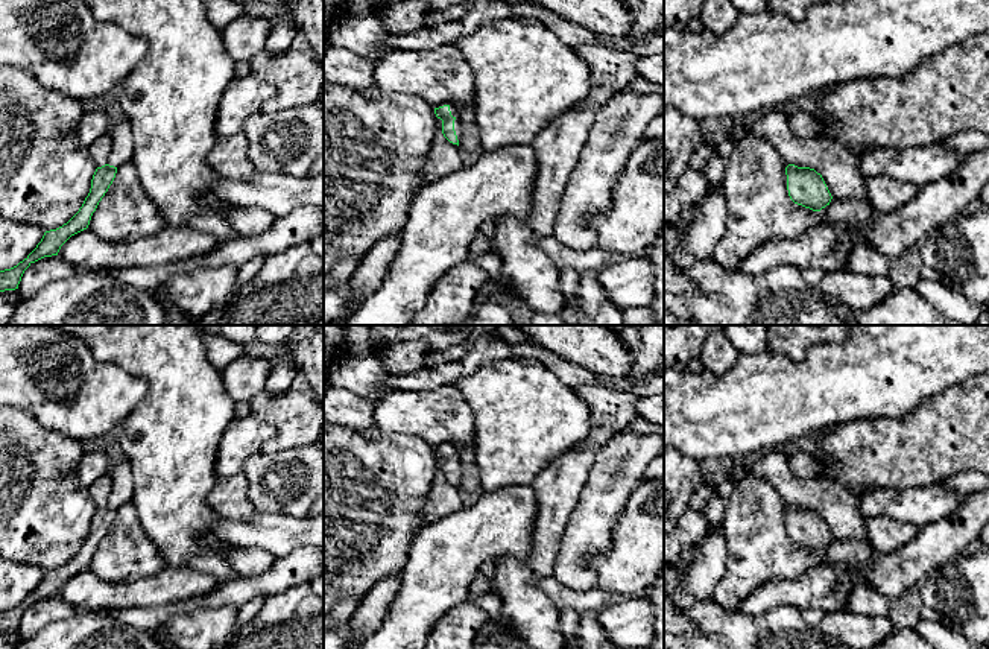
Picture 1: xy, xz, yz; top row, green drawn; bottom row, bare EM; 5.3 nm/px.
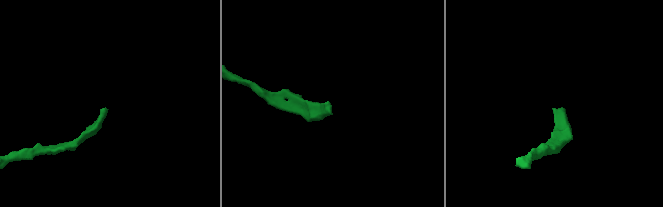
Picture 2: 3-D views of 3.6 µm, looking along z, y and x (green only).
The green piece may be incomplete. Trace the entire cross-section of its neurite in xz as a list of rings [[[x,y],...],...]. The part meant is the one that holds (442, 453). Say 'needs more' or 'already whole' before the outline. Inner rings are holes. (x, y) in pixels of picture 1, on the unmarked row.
needs more; [[[444,445],[434,448],[434,454],[438,459],[442,461],[442,474],[444,477],[459,486],[459,480],[462,476],[462,464],[460,464],[460,453],[454,445]]]

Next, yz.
already whole; [[[788,505],[785,515],[788,537],[795,544],[813,552],[820,552],[829,546],[833,537],[822,515],[814,509]]]

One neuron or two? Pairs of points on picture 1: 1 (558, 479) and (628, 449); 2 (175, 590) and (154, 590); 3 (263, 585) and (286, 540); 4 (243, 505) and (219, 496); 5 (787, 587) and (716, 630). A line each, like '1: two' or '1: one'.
1: two
2: one
3: two
4: one
5: two

